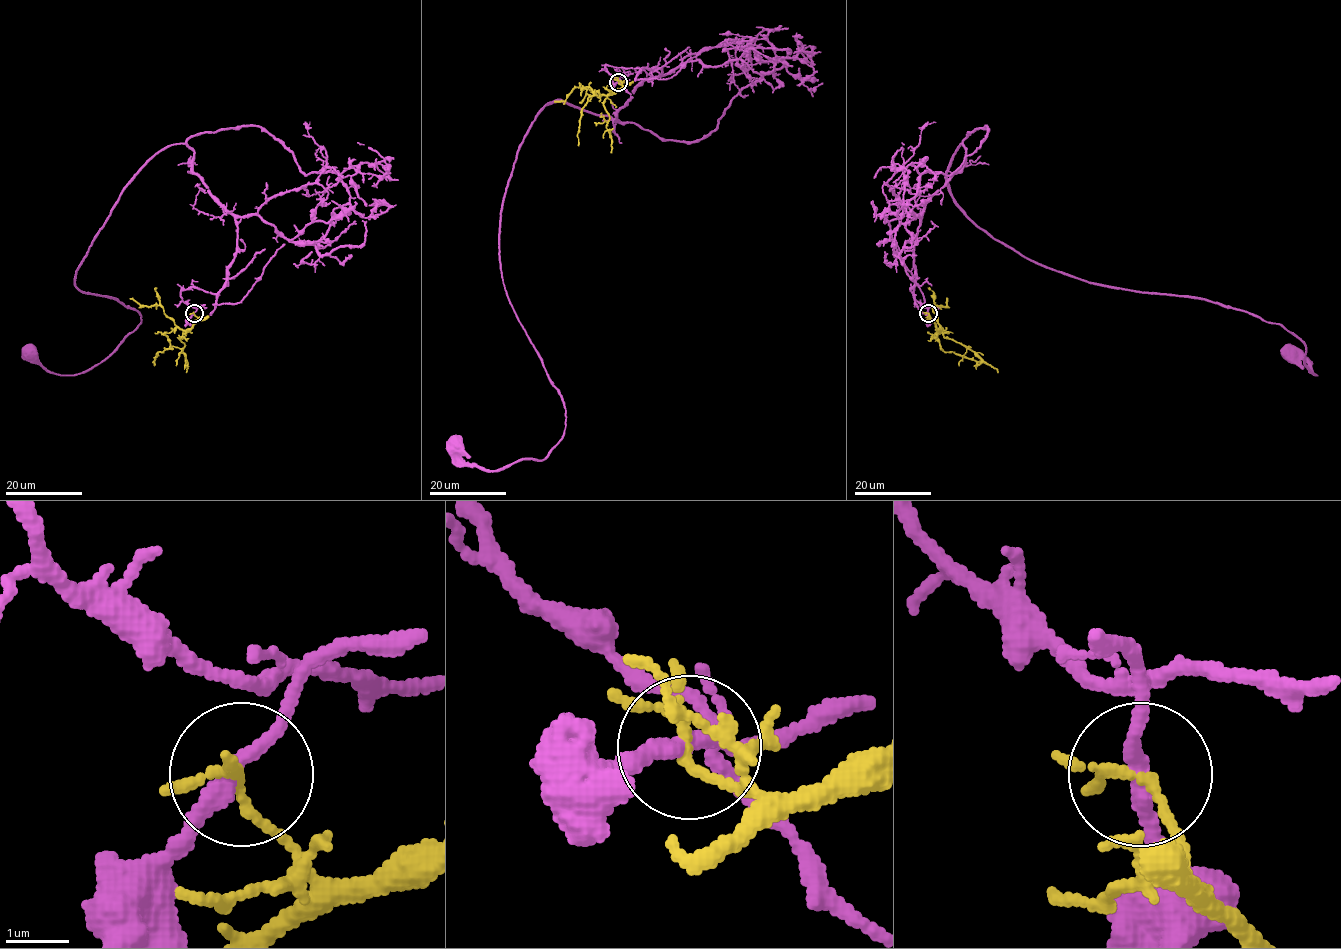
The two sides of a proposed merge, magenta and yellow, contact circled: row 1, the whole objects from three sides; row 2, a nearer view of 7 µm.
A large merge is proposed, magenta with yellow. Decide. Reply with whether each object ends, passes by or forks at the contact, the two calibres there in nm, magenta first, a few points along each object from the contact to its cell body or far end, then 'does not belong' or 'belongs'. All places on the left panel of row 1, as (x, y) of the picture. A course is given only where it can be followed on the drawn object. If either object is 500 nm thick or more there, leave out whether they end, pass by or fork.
magenta passes by | yellow forks | 260/120 nm | magenta via (194, 313), (341, 178), (165, 147), (76, 271), (138, 326), (27, 353) | yellow via (194, 313), (198, 320), (189, 329), (175, 327), (162, 334), (167, 337), (169, 347), (157, 354), (153, 365) | belongs

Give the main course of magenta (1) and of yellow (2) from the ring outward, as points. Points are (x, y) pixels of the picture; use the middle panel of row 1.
1: (619, 82), (774, 54), (702, 139), (538, 114), (499, 258), (564, 433), (499, 469), (452, 444)
2: (619, 82), (623, 85), (614, 93), (589, 95), (587, 89), (589, 87), (594, 95), (582, 110), (578, 145)

